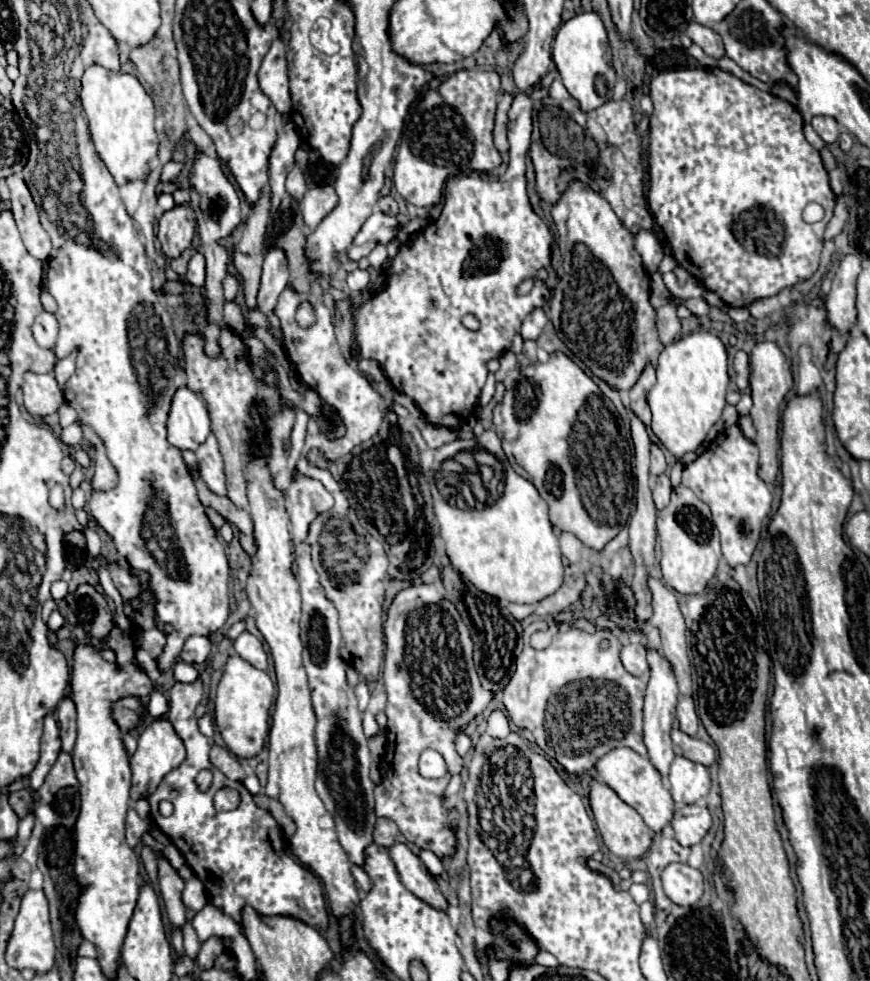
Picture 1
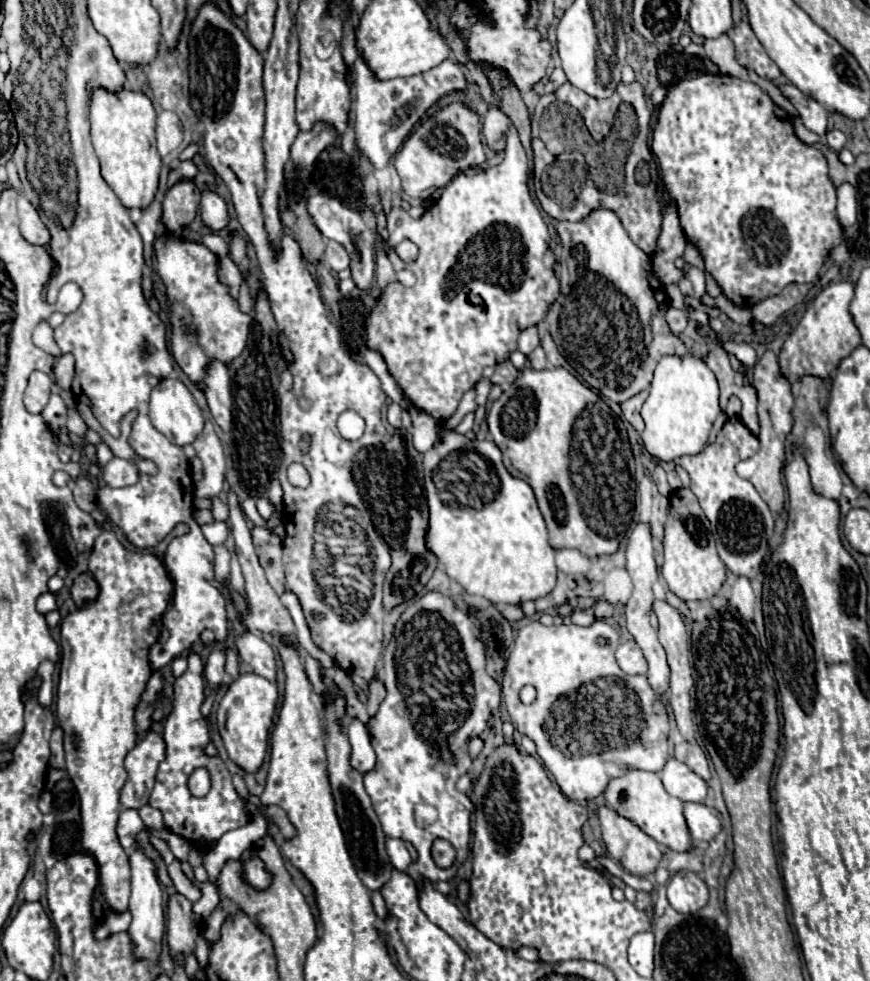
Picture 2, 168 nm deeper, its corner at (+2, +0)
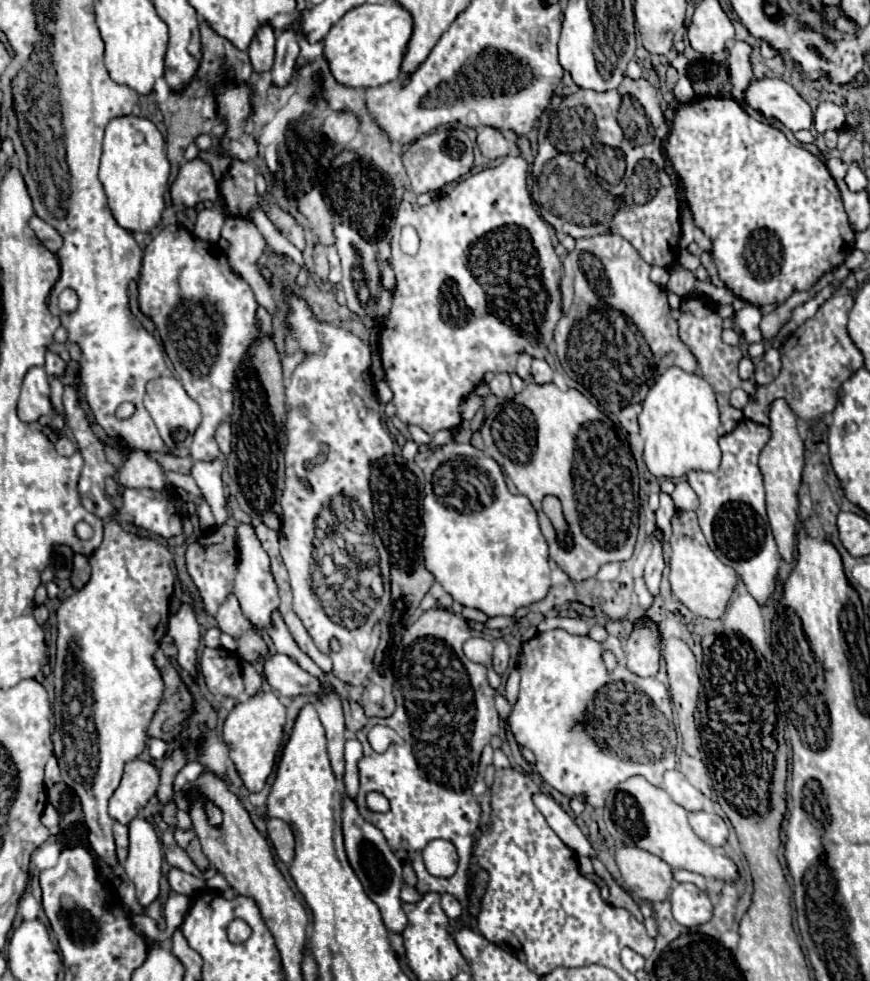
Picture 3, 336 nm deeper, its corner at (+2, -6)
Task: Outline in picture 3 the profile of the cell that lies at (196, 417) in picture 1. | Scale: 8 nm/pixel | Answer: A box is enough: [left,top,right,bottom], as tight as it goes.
[145,377,201,449]

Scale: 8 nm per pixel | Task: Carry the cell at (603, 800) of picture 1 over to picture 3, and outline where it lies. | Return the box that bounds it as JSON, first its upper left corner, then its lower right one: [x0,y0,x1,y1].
[615,845,673,903]

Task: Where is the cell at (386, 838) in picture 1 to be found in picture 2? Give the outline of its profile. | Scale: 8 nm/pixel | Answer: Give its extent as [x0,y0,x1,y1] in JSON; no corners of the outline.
[387,839,411,871]

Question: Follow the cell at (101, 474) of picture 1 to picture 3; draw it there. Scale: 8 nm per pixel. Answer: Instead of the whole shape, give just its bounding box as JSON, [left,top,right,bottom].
[117,451,171,489]

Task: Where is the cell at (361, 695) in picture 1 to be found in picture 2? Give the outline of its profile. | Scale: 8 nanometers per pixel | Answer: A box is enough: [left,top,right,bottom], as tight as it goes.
[347,721,375,773]

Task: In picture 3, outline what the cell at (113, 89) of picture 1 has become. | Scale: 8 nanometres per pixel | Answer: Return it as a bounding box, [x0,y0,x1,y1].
[99,115,169,231]

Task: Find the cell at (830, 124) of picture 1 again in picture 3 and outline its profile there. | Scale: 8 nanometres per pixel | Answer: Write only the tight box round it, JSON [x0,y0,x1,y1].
[747,79,813,133]

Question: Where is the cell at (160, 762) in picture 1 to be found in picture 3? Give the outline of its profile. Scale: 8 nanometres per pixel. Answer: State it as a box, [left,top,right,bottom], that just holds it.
[109,759,159,823]

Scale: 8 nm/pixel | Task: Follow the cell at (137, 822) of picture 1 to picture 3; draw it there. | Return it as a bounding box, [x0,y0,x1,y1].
[113,821,128,863]

